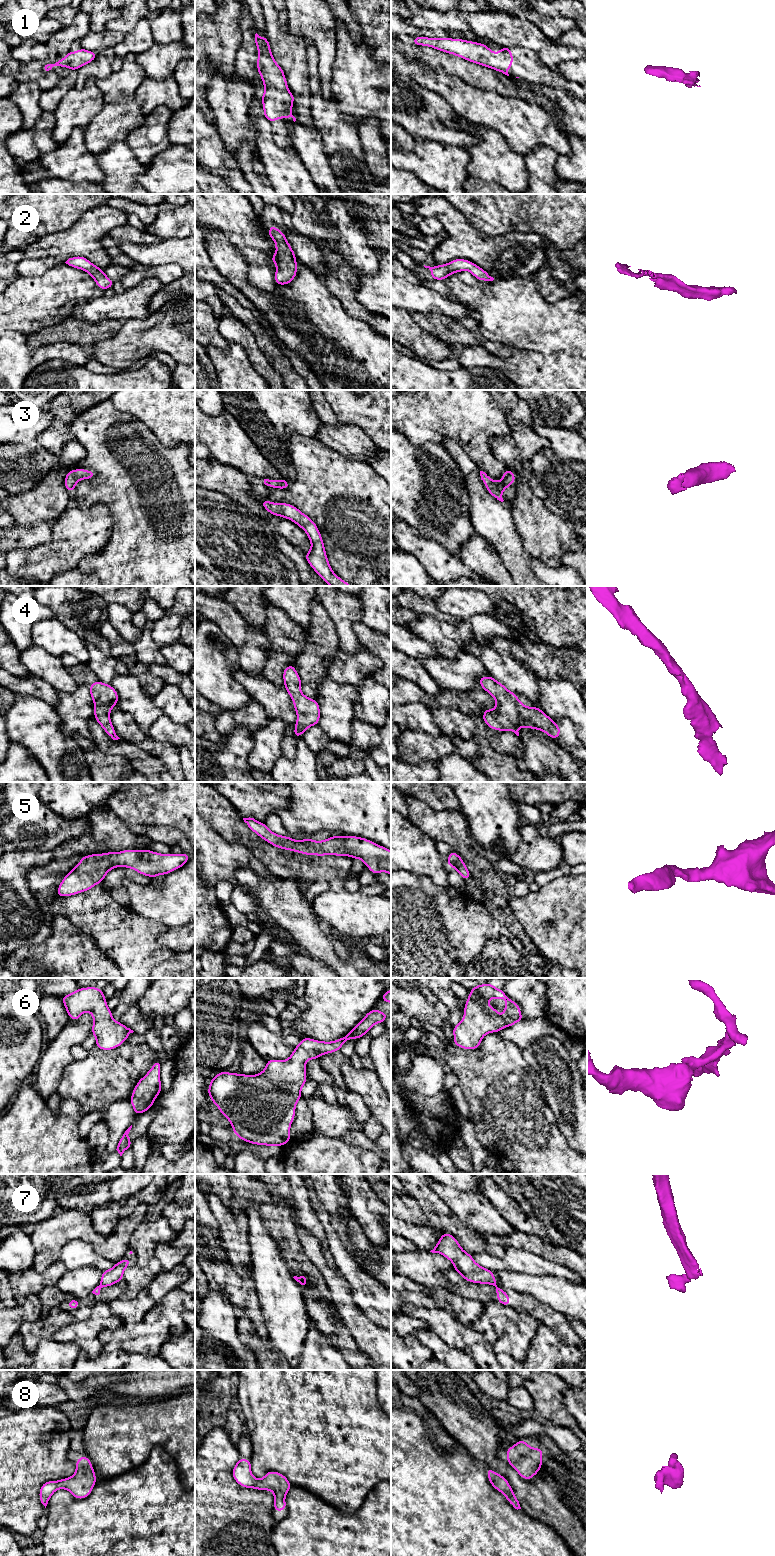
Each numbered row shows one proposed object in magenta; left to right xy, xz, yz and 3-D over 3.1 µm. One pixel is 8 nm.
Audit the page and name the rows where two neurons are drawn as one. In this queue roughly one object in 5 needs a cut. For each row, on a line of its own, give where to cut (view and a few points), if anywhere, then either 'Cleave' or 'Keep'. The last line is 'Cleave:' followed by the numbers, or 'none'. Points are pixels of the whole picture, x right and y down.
1: No split. Keep
2: No split. Keep
3: No split. Keep
4: No split. Keep
5: No split. Keep
6: No split. Keep
7: Split along yz (494, 1285), (496, 1286). Cleave
8: No split. Keep
Cleave: 7

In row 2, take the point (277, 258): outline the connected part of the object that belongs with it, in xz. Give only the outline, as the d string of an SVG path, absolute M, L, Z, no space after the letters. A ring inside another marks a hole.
M274 224L270 225L267 234L276 246L276 253L271 256L271 261L277 266L274 280L277 285L288 285L297 275L295 252L285 238L285 233L278 230Z

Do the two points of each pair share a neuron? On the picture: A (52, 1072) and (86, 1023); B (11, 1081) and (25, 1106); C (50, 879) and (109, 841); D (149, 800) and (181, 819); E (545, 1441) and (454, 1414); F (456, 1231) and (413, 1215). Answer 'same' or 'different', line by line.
A: same
B: different
C: same
D: same
E: different
F: same

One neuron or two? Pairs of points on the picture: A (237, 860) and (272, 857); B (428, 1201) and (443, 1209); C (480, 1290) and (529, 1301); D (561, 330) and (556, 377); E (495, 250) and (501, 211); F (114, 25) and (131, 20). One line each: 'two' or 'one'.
A: two
B: one
C: one
D: two
E: two
F: one

